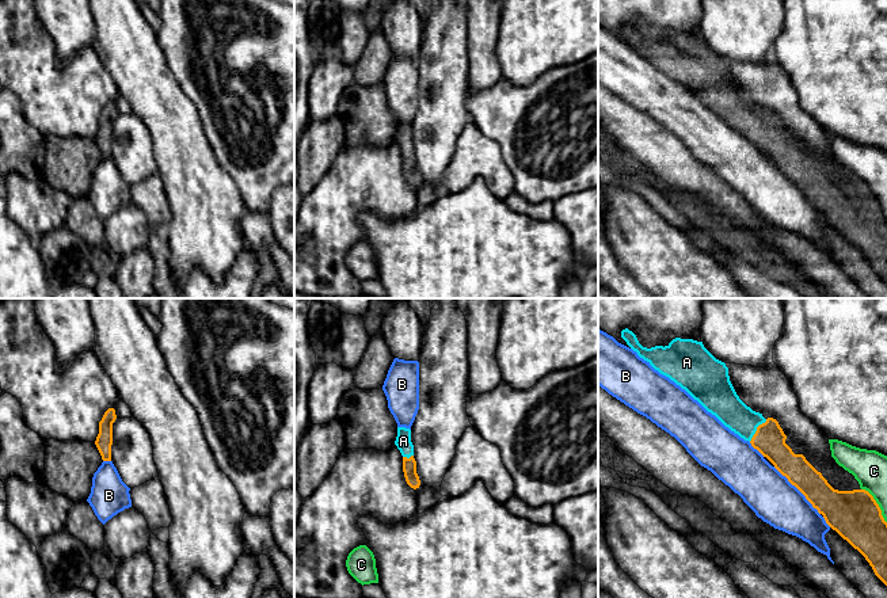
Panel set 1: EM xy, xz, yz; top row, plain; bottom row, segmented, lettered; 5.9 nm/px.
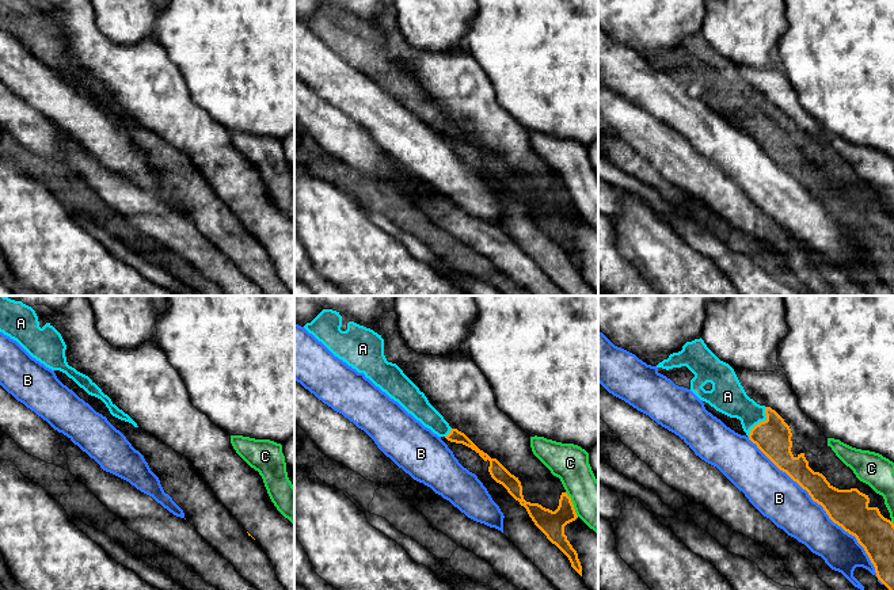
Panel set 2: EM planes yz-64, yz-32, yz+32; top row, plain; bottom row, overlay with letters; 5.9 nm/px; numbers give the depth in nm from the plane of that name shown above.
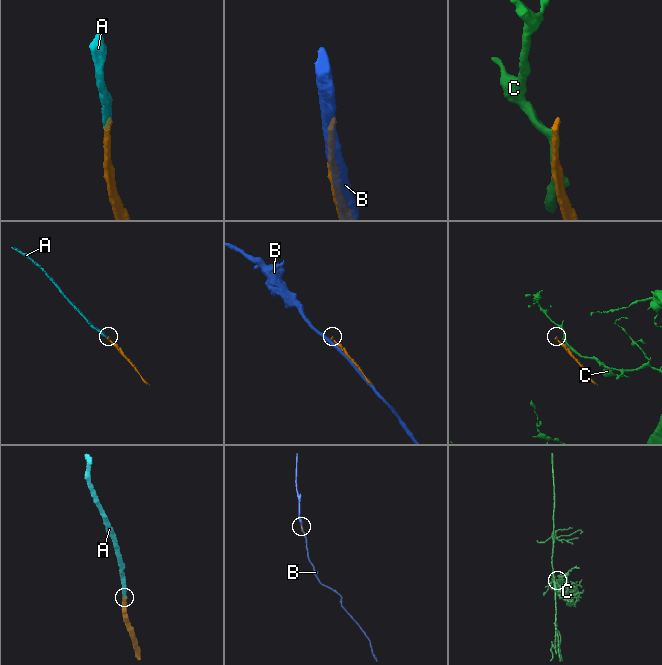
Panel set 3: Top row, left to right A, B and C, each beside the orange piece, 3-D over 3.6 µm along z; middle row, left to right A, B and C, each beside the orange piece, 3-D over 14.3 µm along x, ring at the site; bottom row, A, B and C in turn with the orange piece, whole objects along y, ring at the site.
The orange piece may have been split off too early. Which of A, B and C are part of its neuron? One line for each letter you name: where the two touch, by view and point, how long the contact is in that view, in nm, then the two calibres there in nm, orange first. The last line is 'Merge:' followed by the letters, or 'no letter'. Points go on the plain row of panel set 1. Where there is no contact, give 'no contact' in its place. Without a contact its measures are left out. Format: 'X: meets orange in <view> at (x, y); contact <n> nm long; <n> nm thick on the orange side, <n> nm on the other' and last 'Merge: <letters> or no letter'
A: meets orange in yz at (757, 126); contact 170 nm long; 190 nm thick on the orange side, 180 nm on the other
Merge: A

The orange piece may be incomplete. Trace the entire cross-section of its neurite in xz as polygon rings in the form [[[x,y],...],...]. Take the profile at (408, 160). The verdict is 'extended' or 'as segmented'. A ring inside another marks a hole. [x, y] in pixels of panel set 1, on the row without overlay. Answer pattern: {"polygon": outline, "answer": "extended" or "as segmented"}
{"polygon": [[[397,123],[397,133],[395,141],[403,152],[403,168],[407,180],[416,186],[420,182],[419,172],[416,170],[416,157],[414,155],[414,141],[411,138],[411,126],[406,123]]], "answer": "extended"}

